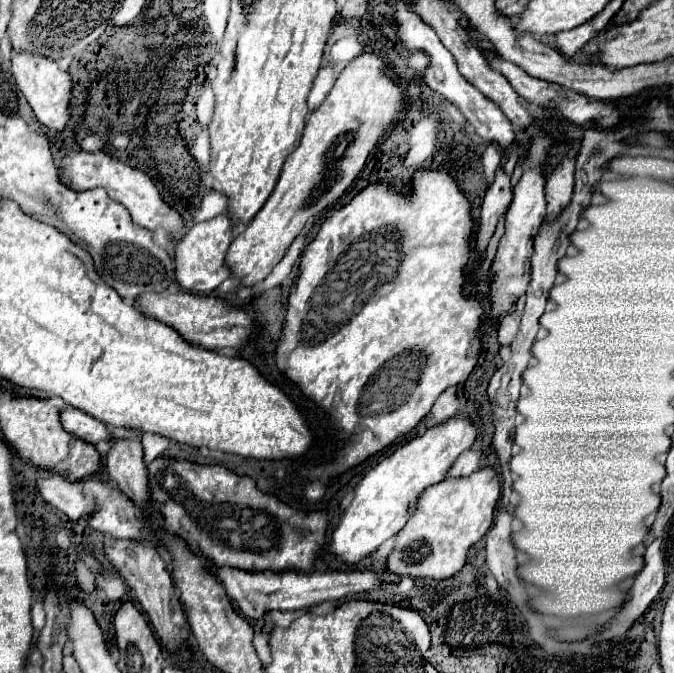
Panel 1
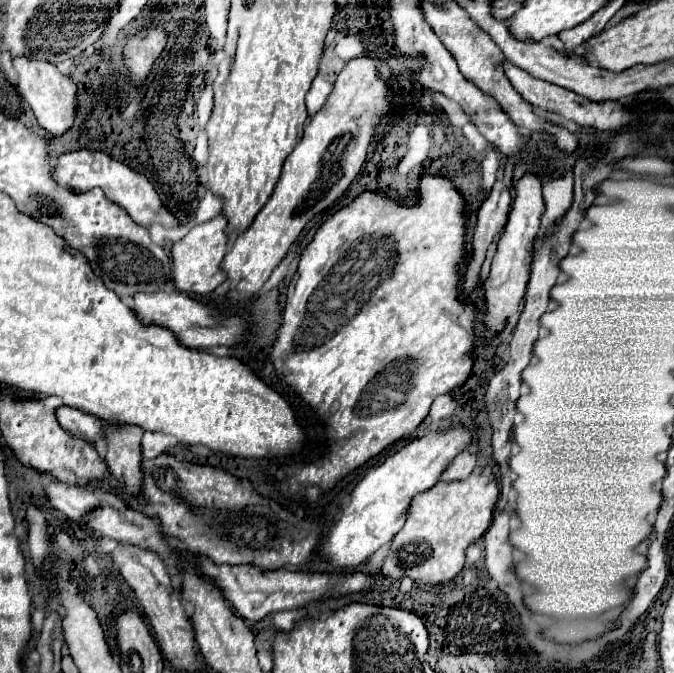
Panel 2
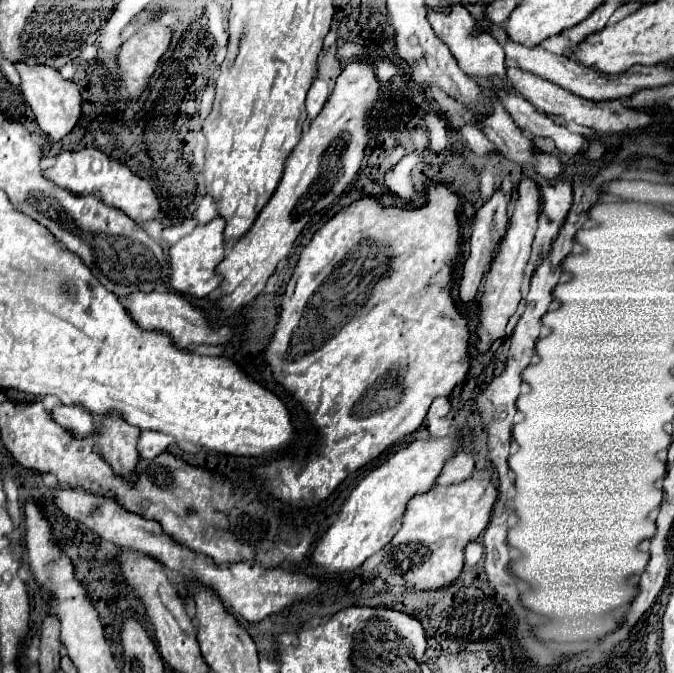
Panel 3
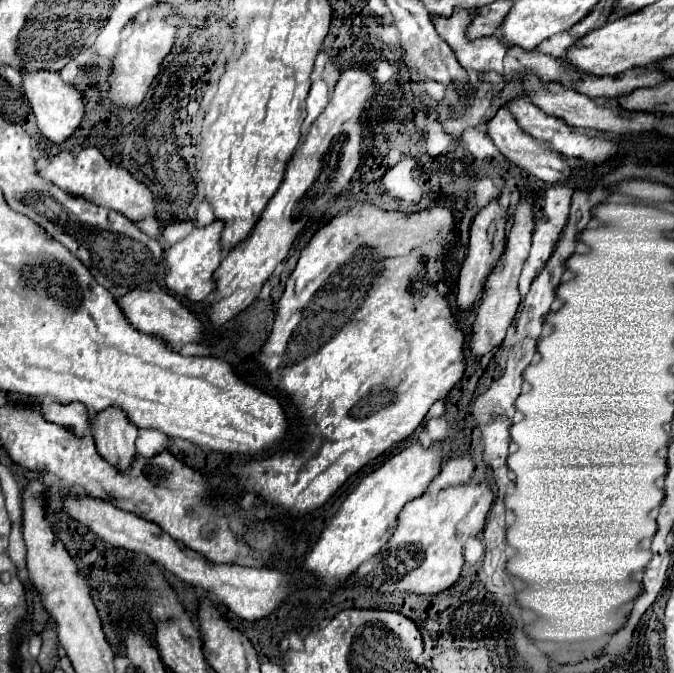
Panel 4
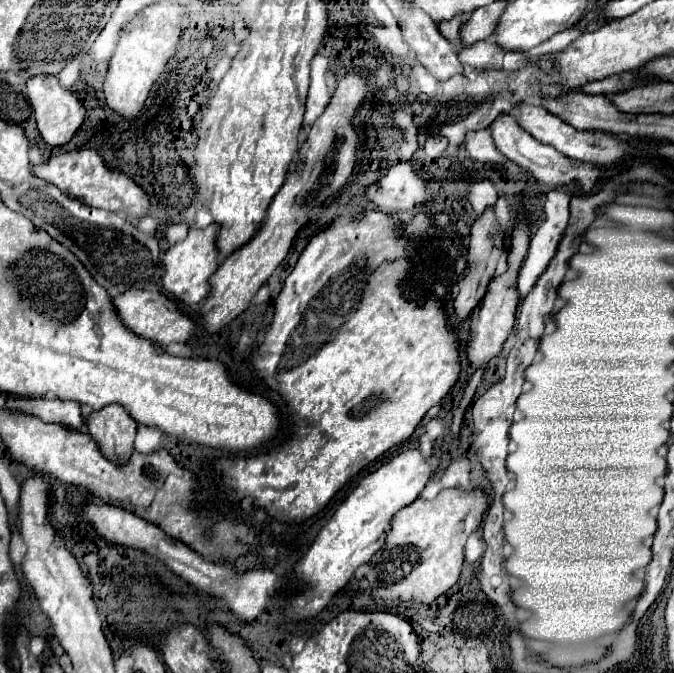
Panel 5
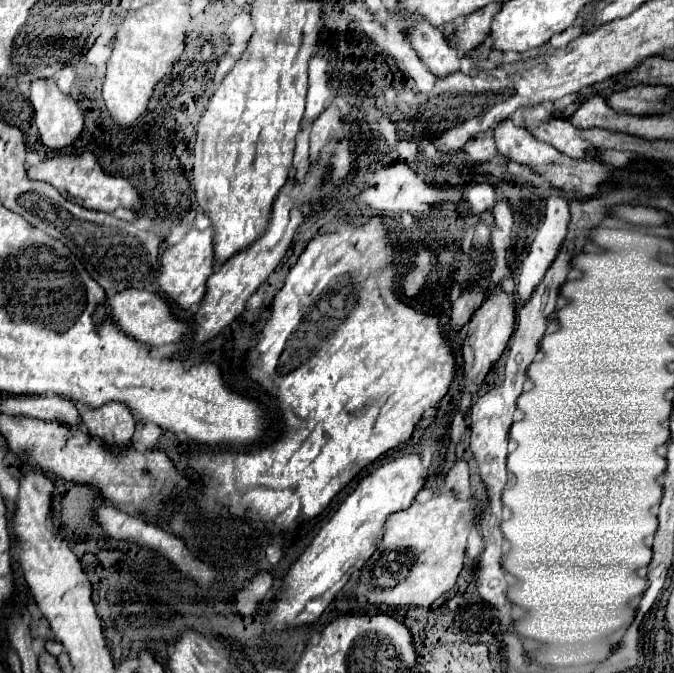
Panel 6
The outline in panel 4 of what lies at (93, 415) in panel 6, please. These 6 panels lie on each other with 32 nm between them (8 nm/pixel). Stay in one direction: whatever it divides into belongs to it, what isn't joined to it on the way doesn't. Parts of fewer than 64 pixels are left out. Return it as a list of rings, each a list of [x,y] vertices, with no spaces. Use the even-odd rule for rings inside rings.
[[[106,408],[92,416],[92,436],[98,452],[116,468],[126,470],[136,454],[134,442],[138,428],[126,418],[120,408]]]

